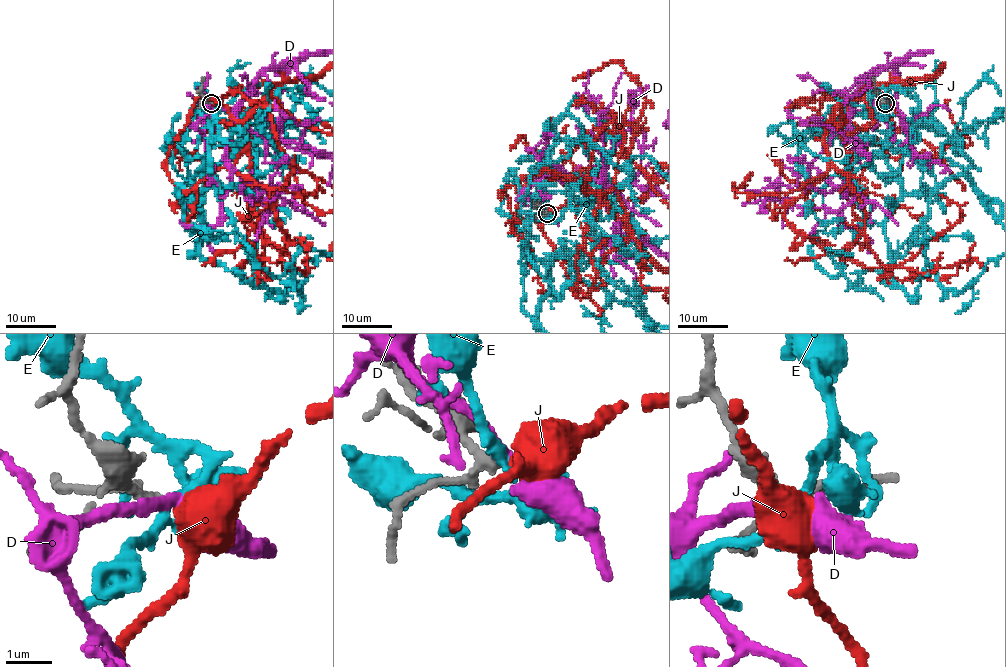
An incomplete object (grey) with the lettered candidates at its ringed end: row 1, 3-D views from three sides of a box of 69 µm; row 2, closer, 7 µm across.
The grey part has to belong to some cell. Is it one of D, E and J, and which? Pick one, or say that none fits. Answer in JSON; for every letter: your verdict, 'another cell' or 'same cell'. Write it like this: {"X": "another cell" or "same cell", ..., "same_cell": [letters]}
{"D": "another cell", "E": "another cell", "J": "same cell", "same_cell": ["J"]}

